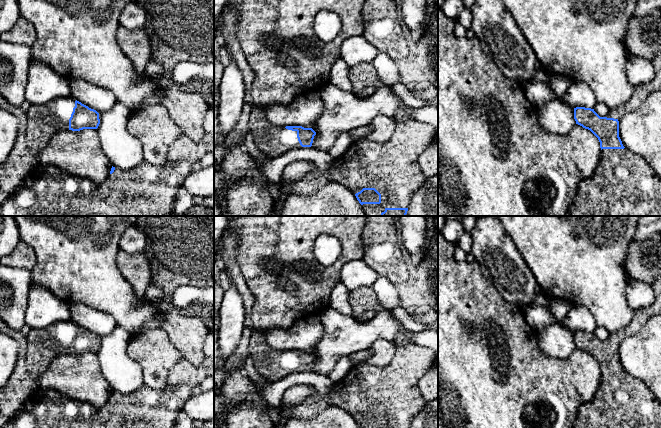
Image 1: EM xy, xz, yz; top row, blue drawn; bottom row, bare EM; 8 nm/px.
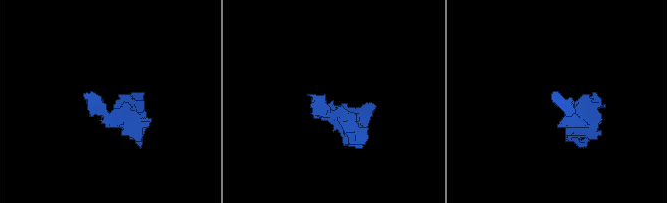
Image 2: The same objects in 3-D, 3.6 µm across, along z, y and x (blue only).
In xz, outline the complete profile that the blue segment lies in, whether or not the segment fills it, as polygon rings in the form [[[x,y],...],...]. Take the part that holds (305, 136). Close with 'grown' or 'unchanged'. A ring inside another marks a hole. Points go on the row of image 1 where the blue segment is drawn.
[[[258,105],[251,112],[248,127],[257,147],[271,158],[297,148],[311,147],[316,135],[312,128],[273,125]]] | grown

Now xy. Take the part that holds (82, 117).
[[[68,96],[43,105],[31,105],[27,112],[26,144],[38,155],[52,136],[61,130],[97,129],[99,113]]] | grown

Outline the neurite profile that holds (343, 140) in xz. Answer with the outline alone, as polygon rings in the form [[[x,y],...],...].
[[[341,132],[337,135],[335,142],[327,151],[334,158],[341,156],[352,144],[349,132]]]

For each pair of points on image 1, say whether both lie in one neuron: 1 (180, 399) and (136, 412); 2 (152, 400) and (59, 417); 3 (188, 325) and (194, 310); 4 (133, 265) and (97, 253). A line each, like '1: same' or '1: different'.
1: same
2: same
3: different
4: different

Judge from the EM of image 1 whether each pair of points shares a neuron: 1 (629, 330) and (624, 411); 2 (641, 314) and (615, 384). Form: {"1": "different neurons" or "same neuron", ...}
{"1": "same neuron", "2": "same neuron"}

